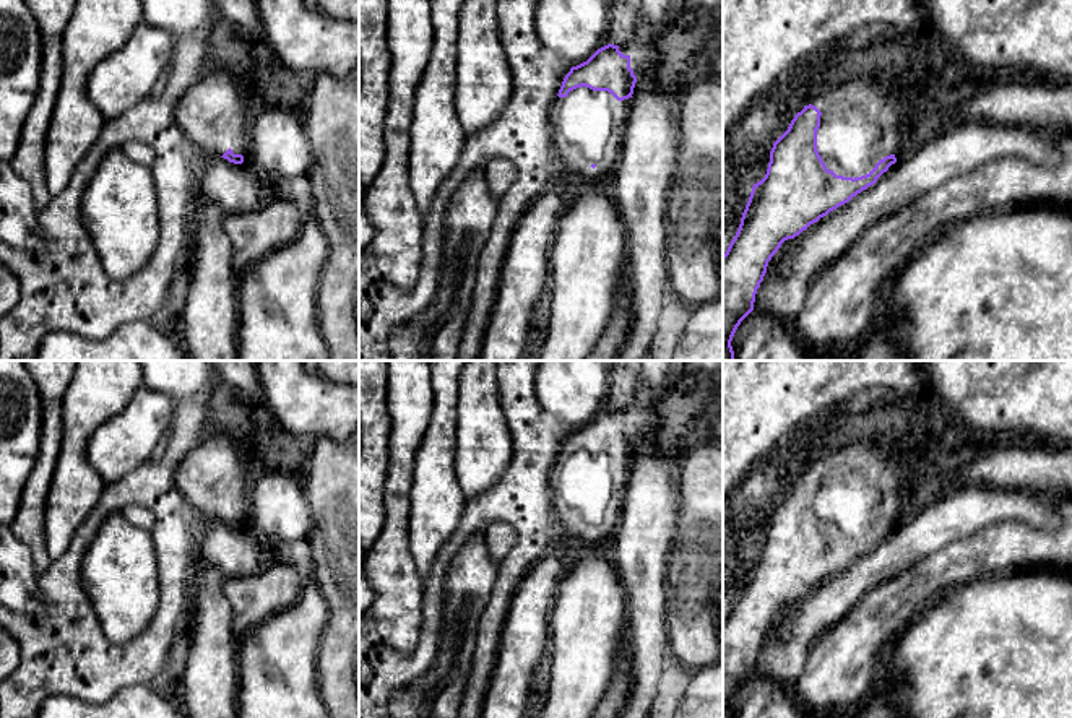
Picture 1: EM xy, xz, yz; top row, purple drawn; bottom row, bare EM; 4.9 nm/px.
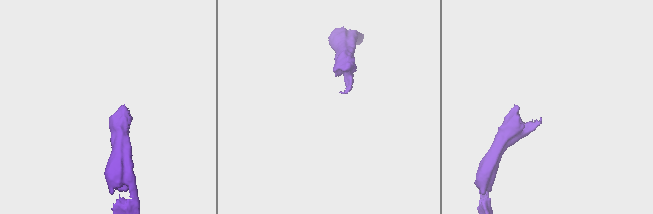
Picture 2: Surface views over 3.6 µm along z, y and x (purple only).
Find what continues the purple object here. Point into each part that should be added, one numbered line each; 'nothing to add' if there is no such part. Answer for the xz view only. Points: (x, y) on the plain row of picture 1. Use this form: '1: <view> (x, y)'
1: xz (588, 491)

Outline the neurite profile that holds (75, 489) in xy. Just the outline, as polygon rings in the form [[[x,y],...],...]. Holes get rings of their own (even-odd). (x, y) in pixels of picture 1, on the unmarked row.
[[[138,361],[76,362],[62,401],[63,435],[44,515],[50,560],[68,549],[106,486],[86,455],[93,432],[123,411],[143,385]]]

